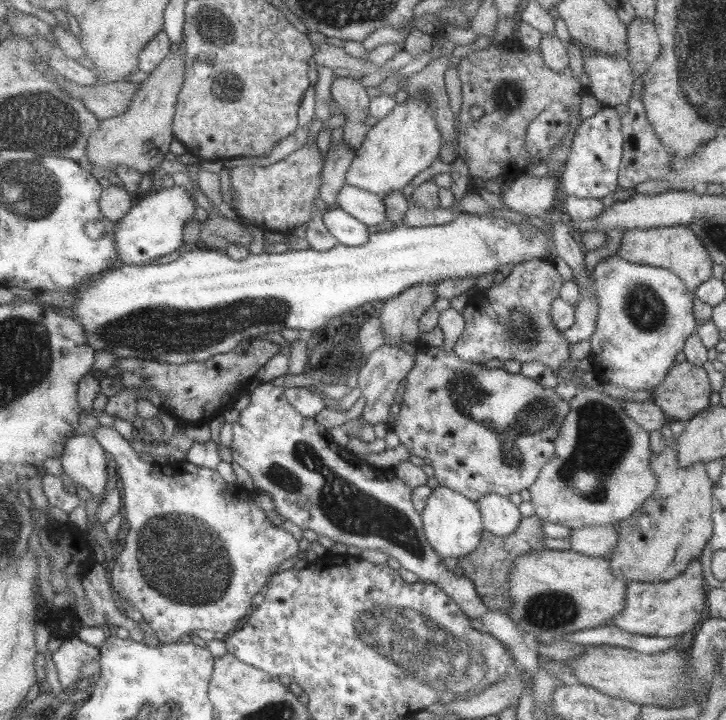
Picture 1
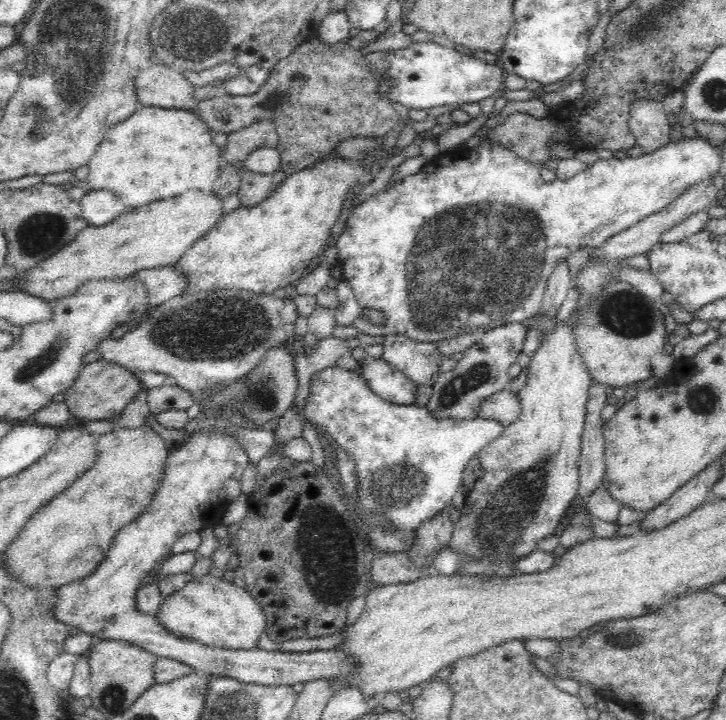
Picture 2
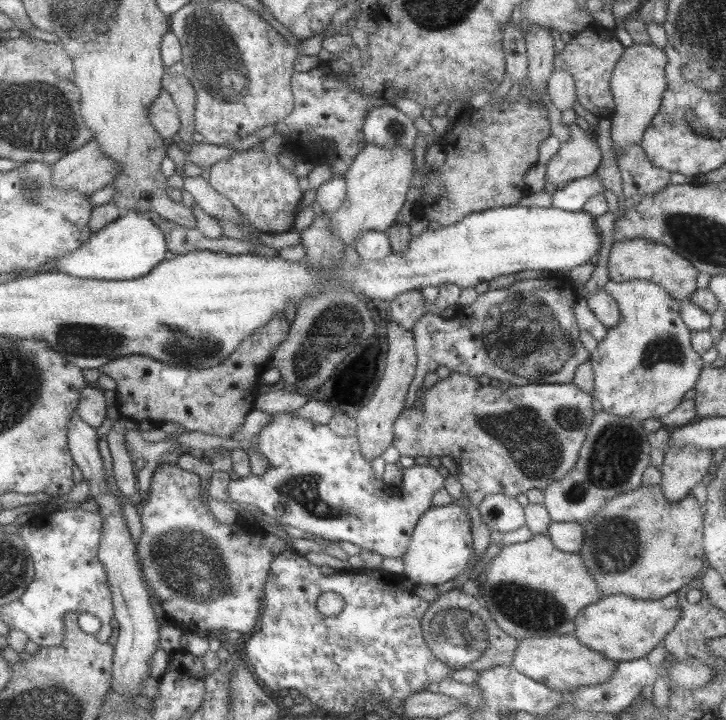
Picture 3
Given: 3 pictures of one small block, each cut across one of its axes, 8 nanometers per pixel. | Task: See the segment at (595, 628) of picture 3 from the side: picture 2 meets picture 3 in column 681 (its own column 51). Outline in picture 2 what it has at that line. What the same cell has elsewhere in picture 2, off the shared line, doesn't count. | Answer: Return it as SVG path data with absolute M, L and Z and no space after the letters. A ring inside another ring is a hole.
M195 429L184 442L172 448L166 459L166 468L162 474L161 482L156 492L151 496L151 502L140 513L136 520L126 524L118 530L114 536L110 550L98 564L98 568L90 573L90 576L82 580L74 580L70 584L58 587L56 600L51 608L53 617L66 626L76 626L80 632L92 635L95 640L123 640L143 648L146 652L158 657L179 660L194 670L204 670L214 677L230 677L243 684L287 685L299 688L312 680L334 678L346 678L354 672L354 665L347 658L346 653L335 647L330 650L314 650L314 652L282 652L259 649L227 649L214 648L198 641L182 638L177 634L166 630L158 619L152 615L146 615L138 611L136 607L136 591L141 587L154 569L170 554L172 545L186 532L201 532L202 528L216 527L224 511L236 500L241 492L239 480L244 470L249 466L248 456L241 446L233 439L227 430L222 432L199 432Z

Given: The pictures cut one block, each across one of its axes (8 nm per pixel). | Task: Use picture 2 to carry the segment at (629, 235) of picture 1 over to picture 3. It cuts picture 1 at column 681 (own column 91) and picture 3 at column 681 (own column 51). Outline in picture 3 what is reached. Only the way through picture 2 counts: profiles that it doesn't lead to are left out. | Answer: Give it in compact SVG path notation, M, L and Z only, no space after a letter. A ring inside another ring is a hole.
M644 238L617 240L610 250L608 258L609 280L624 282L624 280L644 279L659 284L672 298L686 302L692 293L698 289L699 271L682 256L679 256L667 244L650 241Z

